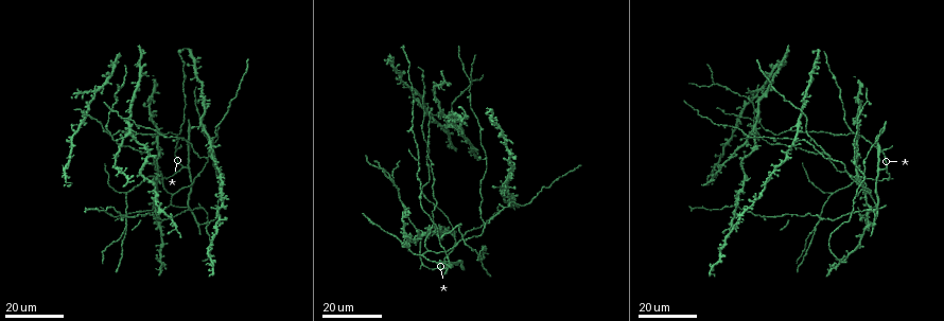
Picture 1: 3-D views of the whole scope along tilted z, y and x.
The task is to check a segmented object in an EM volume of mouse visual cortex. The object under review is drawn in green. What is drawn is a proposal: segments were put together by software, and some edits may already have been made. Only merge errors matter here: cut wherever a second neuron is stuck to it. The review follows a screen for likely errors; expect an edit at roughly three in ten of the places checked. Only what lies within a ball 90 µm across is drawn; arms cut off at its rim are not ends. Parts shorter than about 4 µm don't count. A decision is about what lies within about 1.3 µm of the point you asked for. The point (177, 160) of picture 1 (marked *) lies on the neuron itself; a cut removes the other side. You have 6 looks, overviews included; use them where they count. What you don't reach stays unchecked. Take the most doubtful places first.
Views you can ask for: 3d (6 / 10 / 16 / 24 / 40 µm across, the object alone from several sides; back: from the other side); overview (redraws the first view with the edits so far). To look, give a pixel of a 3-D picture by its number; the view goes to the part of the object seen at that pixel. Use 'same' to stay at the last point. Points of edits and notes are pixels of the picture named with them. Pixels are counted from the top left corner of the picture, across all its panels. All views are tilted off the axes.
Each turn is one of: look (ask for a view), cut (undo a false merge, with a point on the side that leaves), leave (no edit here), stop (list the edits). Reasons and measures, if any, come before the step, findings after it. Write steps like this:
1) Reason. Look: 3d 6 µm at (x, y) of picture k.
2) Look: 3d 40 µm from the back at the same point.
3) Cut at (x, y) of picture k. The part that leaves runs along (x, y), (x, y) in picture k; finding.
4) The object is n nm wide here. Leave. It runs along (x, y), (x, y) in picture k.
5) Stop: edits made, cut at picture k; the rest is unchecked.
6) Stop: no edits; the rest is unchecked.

Small branch off a trunk. Look: 3d 24 µm at (863, 173) of picture 1.

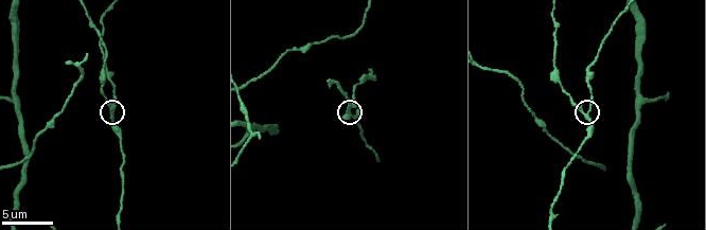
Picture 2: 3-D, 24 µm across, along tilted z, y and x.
Zoom in. Look: 3d 6 µm at (588, 117) of picture 2.

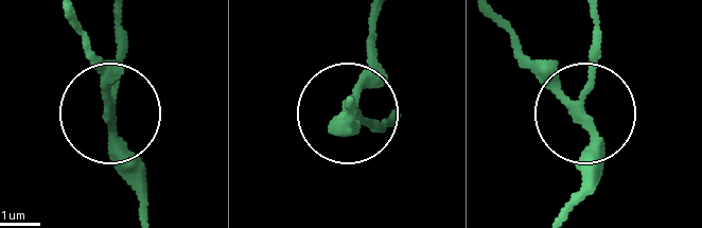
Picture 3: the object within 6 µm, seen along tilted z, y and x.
Leave. All the same neuron.

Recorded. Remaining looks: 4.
A fork. Look: 3d 16 µm at (714, 84) of picture 1.

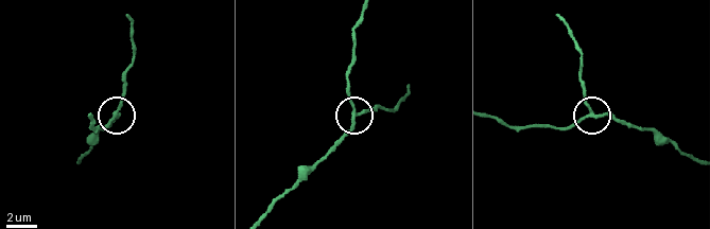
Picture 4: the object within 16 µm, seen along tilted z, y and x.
Closer look. Look: 3d 10 µm at (356, 113) of picture 4.

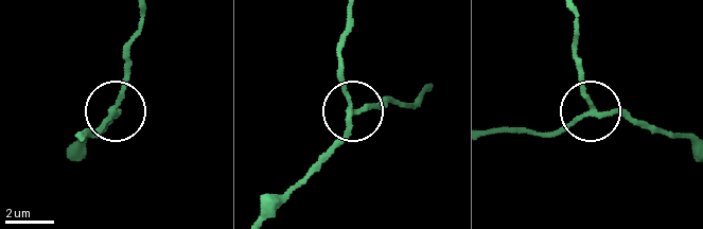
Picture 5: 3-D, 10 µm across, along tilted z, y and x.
The side arm is 8 µm long. Leave. It runs along (269, 209), (338, 136), (351, 113), (388, 99) in picture 5; one neuron here.

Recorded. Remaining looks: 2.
Three arms meet. Look: 3d 24 µm at (817, 228) of picture 1.

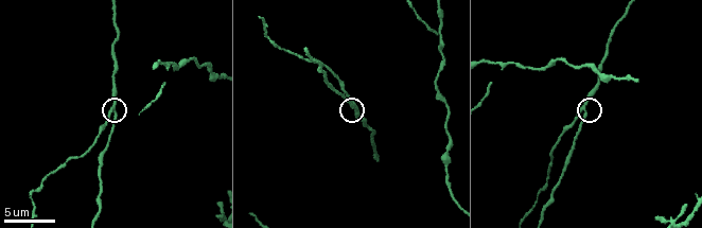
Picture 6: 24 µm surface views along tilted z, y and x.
Zoom in. Look: 3d 10 µm at (583, 109) of picture 6.

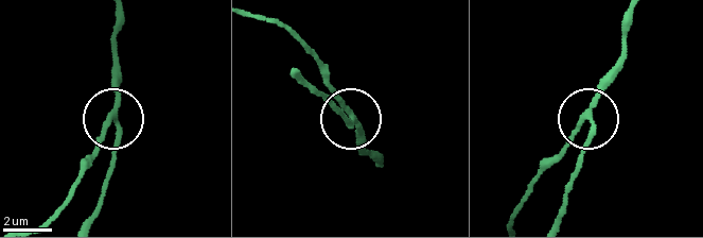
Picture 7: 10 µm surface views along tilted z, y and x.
The object is 210 nm wide here. Leave. It runs along (380, 164), (361, 152), (328, 68) in picture 7; one neuron here.

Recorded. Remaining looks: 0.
Stop: no edits; the rest is unchecked.

